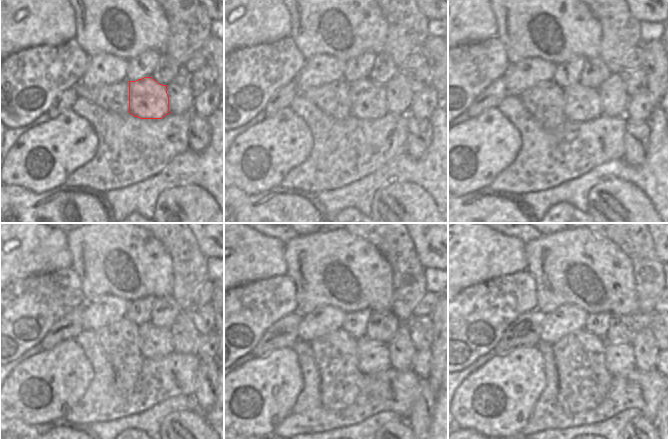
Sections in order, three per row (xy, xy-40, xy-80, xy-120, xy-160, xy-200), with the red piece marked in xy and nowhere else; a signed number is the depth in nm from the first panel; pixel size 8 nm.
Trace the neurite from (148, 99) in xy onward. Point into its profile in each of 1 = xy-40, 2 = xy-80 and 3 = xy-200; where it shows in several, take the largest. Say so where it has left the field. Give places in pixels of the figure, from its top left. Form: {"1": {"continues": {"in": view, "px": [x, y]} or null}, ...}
{"1": {"continues": {"in": "xy-40", "px": [368, 99]}}, "2": {"continues": {"in": "xy-80", "px": [592, 99]}}, "3": {"continues": {"in": "xy-200", "px": [619, 358]}}}

